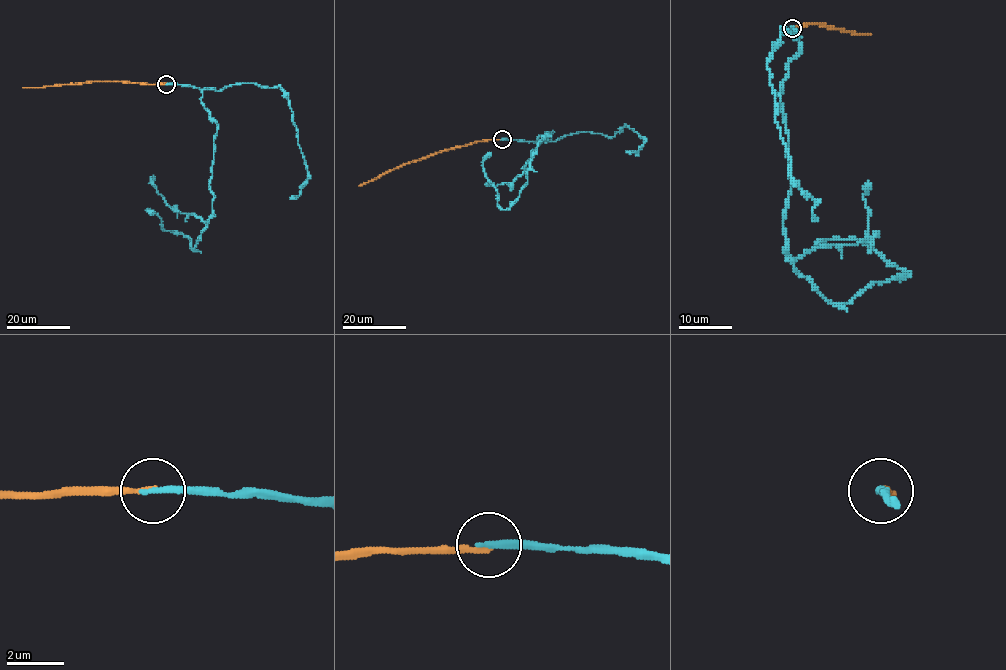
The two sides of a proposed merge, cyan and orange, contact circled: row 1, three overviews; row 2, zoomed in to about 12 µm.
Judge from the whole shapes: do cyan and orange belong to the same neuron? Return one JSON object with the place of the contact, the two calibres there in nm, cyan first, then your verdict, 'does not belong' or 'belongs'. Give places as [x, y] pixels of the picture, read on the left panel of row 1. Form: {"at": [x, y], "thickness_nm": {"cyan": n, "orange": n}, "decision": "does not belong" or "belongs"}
{"at": [166, 84], "thickness_nm": {"cyan": 260, "orange": 190}, "decision": "belongs"}

